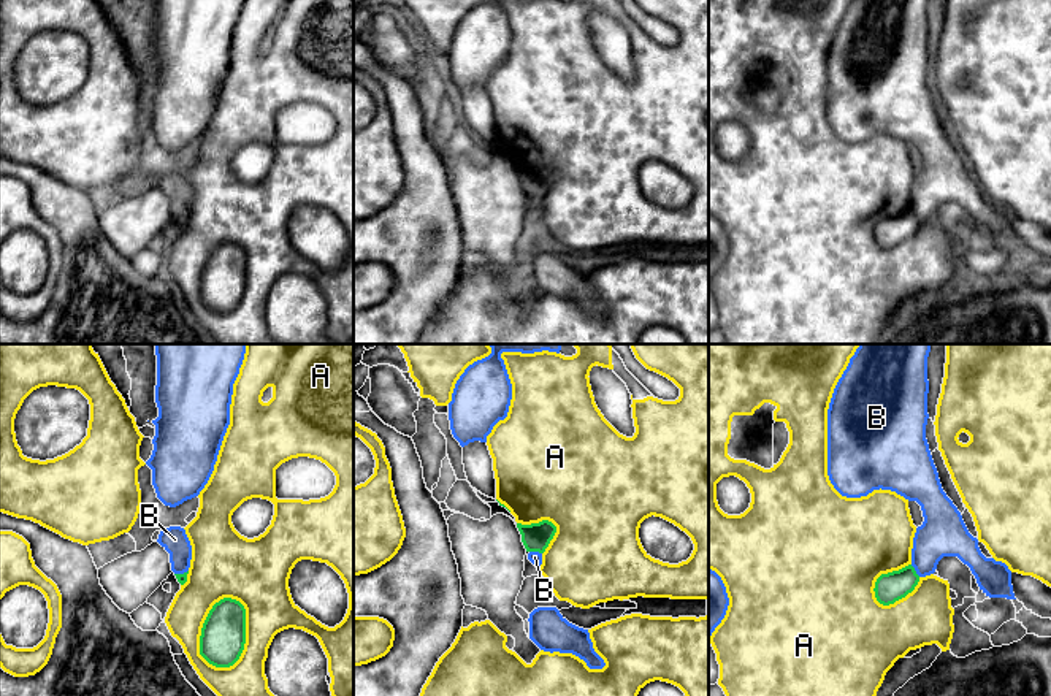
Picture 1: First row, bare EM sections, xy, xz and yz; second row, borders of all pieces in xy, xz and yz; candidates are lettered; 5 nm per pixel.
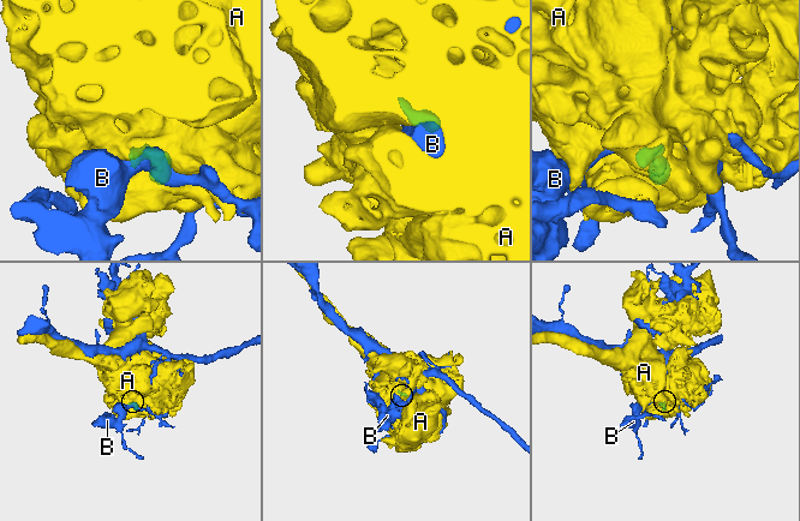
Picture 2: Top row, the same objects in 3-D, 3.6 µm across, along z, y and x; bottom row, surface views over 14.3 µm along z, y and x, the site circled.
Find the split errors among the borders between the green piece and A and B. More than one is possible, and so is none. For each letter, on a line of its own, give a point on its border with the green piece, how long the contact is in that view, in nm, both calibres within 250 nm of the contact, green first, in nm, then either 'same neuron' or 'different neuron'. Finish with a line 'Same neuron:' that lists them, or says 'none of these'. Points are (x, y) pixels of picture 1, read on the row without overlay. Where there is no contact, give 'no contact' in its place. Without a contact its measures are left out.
A: xy (202, 275) | 380 nm | 220/220 nm | same neuron
B: xz (536, 195) | 70 nm | 140/60 nm | different neuron
Same neuron: A

